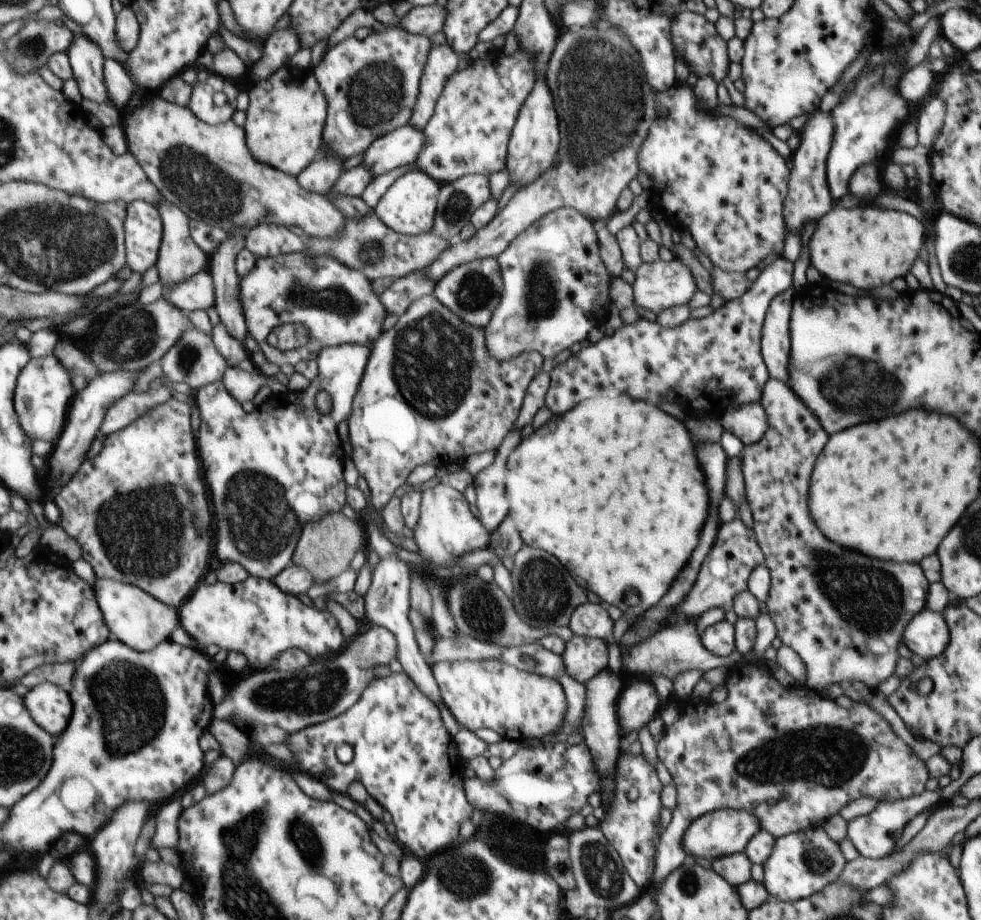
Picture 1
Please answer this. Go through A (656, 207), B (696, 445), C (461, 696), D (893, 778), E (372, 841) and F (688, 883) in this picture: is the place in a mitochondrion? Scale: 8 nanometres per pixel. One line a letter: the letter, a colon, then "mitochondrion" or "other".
A: other
B: other
C: other
D: other
E: other
F: mitochondrion

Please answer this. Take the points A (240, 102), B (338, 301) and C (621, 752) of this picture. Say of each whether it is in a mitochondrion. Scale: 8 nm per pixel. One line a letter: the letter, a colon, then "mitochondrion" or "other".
A: other
B: mitochondrion
C: other

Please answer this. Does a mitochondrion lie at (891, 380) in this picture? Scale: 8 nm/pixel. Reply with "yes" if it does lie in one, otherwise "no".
yes

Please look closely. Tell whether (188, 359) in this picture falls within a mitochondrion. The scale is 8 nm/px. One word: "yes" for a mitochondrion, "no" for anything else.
yes

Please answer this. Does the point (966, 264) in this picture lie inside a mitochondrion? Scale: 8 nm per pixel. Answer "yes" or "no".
yes

